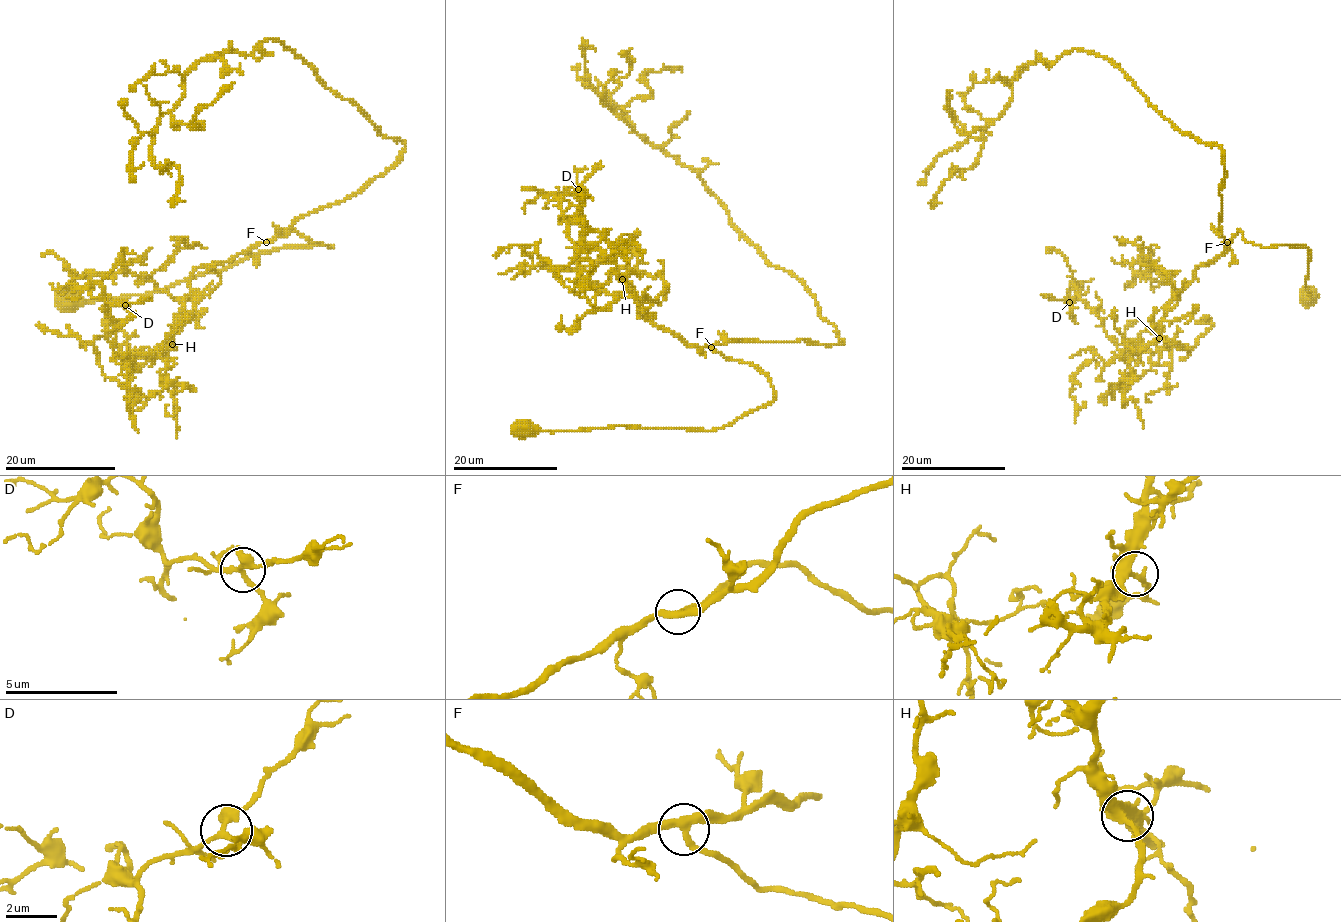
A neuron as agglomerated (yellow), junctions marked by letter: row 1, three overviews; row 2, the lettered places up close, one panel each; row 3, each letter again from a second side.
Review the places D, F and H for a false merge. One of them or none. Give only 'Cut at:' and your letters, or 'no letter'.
Cut at: no letter

